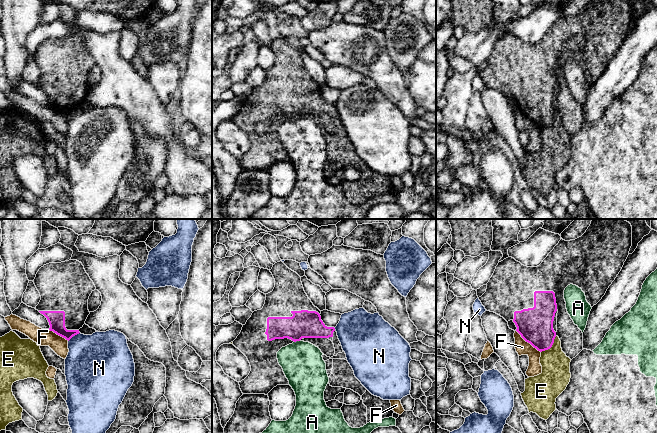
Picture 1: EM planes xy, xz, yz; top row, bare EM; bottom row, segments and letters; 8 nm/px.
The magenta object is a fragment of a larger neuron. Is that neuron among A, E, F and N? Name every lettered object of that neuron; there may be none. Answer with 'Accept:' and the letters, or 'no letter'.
Accept: no letter

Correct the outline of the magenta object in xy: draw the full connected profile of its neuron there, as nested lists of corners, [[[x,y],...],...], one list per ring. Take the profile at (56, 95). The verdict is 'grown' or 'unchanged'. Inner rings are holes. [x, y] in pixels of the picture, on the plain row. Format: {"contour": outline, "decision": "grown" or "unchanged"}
{"contour": [[[82,39],[46,40],[33,58],[41,72],[35,85],[47,94],[49,106],[68,117],[79,110],[90,90],[89,72],[96,65]]], "decision": "grown"}

